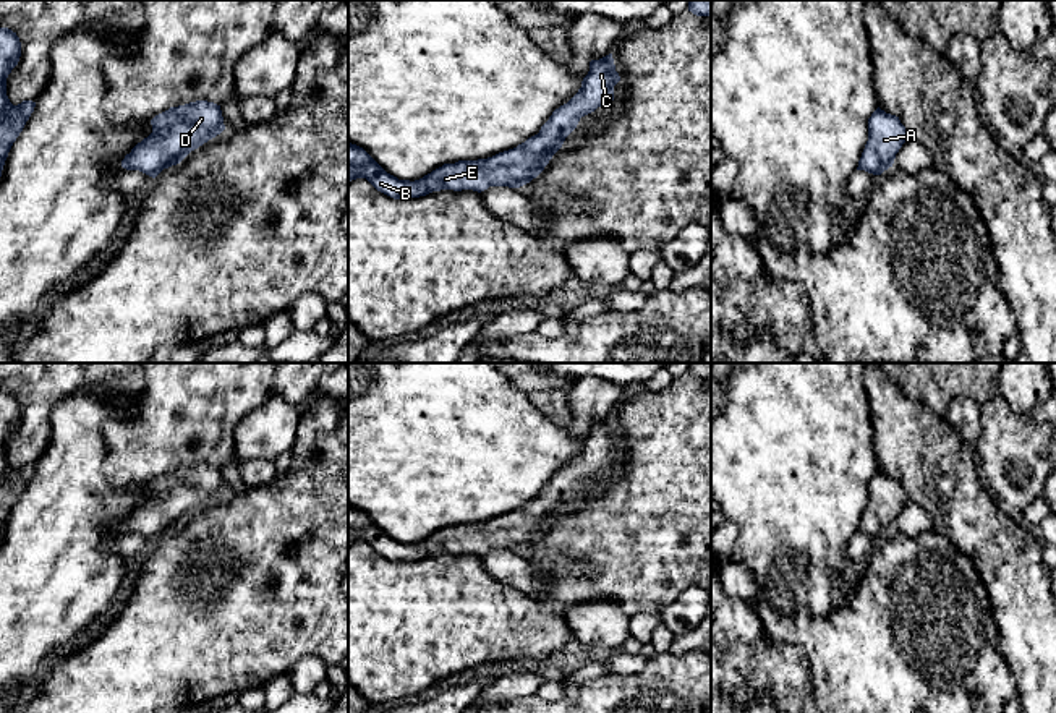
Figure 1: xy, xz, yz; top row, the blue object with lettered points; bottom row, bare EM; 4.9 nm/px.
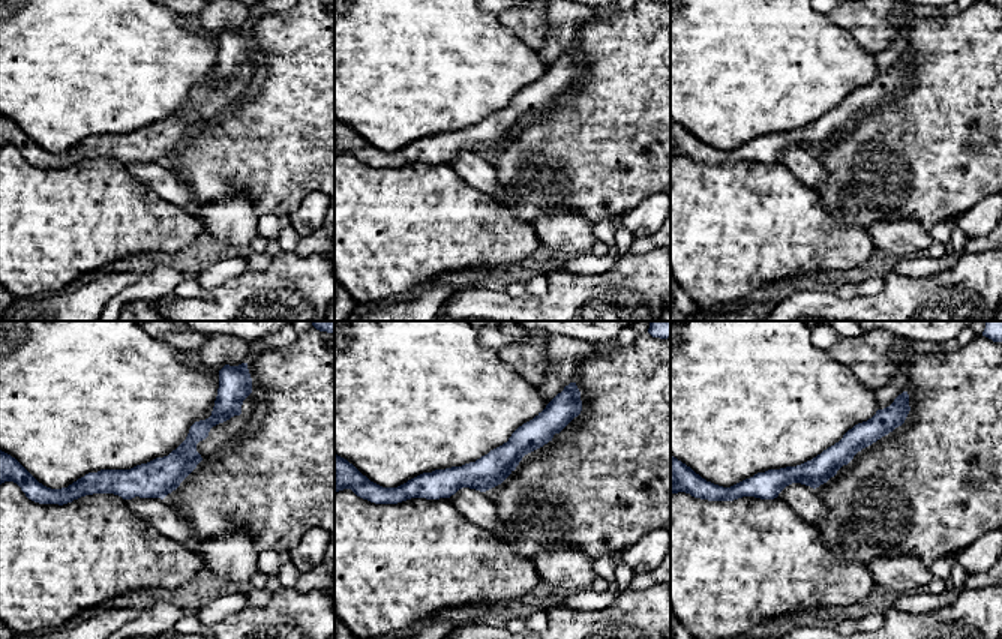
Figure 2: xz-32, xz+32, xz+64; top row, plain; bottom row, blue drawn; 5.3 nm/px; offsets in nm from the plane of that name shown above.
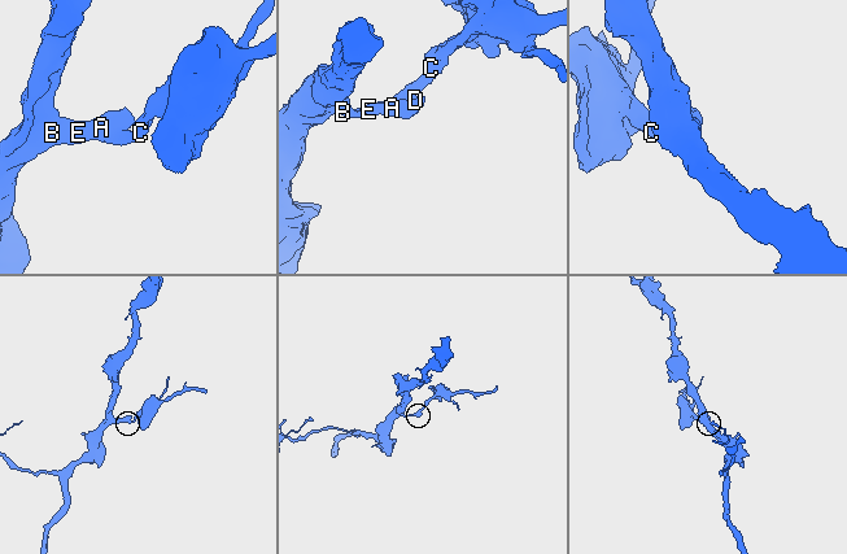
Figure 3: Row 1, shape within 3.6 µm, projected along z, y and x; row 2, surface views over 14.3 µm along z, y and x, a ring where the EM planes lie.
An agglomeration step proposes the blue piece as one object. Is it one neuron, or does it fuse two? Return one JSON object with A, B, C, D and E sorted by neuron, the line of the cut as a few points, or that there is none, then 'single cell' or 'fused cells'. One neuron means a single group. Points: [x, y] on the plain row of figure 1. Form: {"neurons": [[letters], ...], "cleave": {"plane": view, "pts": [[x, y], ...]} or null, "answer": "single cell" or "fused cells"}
{"neurons": [["A", "B", "C", "D", "E"]], "cleave": null, "answer": "single cell"}

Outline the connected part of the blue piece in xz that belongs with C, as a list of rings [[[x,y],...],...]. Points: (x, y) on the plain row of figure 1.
[[[612,416],[591,423],[578,455],[552,475],[538,497],[488,522],[444,527],[415,544],[387,536],[363,510],[348,506],[348,544],[366,541],[394,562],[419,561],[441,553],[481,556],[489,549],[520,551],[544,533],[581,480],[614,463],[614,449],[619,444]]]

